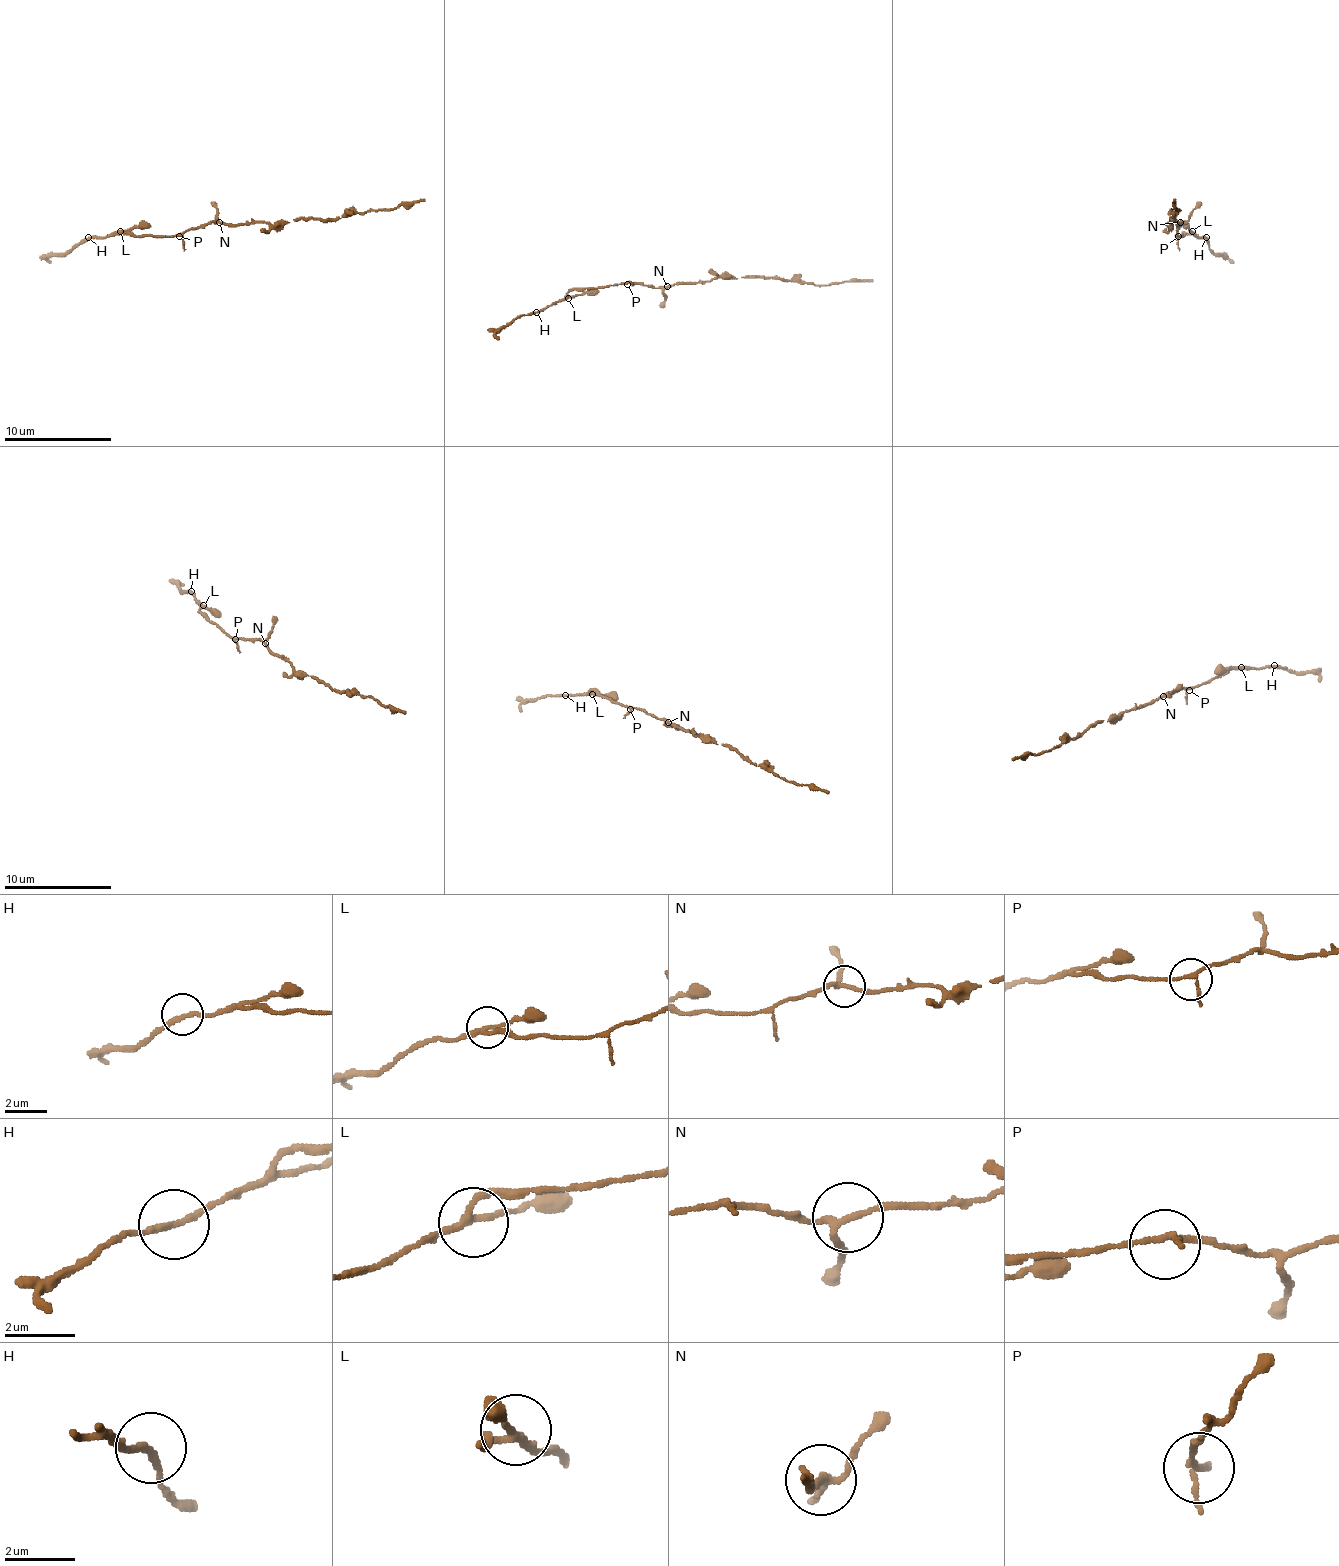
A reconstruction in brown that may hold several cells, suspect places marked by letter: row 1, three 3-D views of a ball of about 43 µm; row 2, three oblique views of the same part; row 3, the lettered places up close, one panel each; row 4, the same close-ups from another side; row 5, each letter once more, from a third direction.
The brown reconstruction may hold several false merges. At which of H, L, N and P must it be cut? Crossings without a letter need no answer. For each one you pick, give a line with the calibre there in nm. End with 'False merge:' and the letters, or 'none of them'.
False merge: none of them

